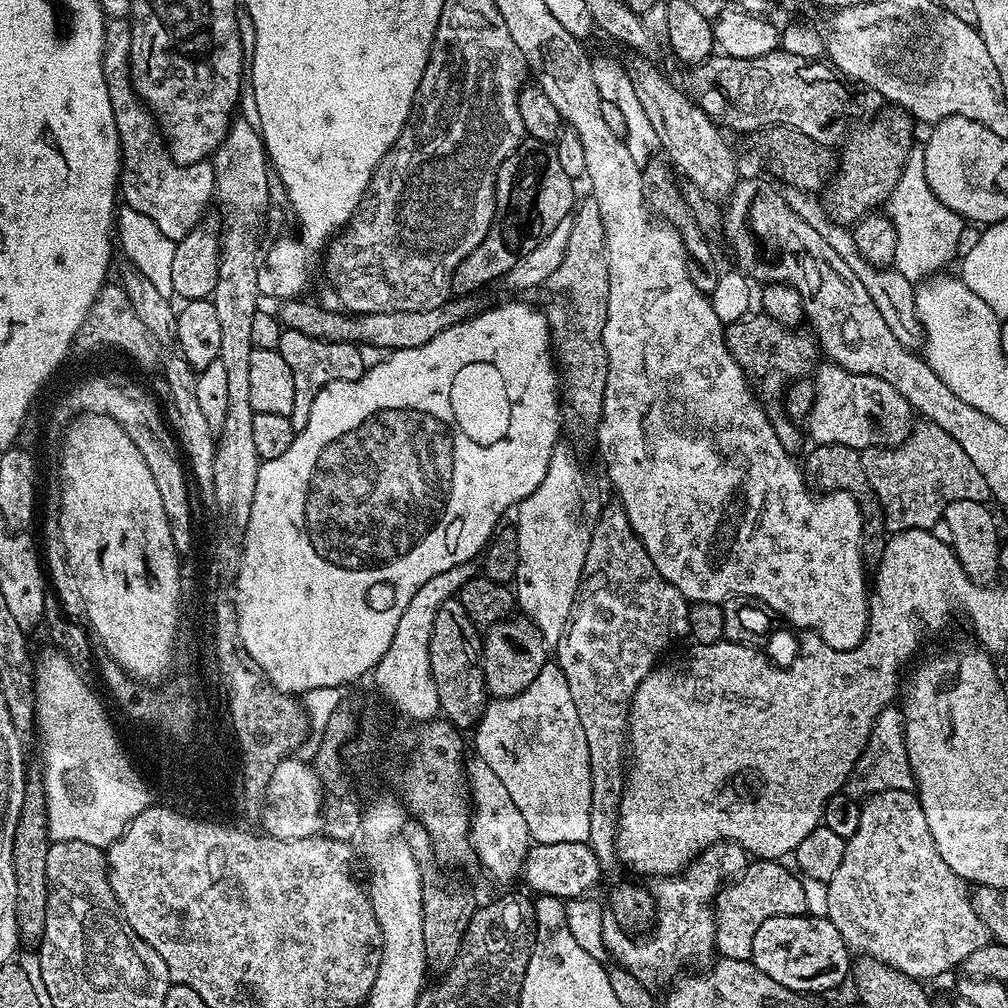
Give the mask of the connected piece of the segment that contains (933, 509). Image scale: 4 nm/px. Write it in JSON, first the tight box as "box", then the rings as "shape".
{"box":[860,422,992,533],"shape":[[[931,422],[917,423],[903,444],[865,448],[860,452],[860,457],[862,470],[866,470],[866,478],[876,496],[876,504],[884,511],[884,524],[889,533],[915,528],[935,529],[935,524],[941,523],[950,502],[969,500],[983,504],[992,495],[990,486],[986,486],[986,478],[982,478],[974,462],[970,462],[970,454],[966,454],[966,450],[962,450],[962,446],[958,446],[958,442],[946,430],[942,430],[942,426]]]}

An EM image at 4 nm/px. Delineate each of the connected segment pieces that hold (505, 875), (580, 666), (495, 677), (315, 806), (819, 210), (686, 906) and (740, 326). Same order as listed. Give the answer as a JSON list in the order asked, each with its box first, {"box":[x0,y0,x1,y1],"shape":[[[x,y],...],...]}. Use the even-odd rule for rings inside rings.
[{"box":[465,757,530,882],"shape":[[[471,757],[465,763],[466,783],[469,787],[470,814],[469,836],[475,859],[500,882],[510,882],[521,875],[525,854],[530,844],[526,822],[511,801],[506,786],[498,779],[498,774],[490,769],[480,757]]]},{"box":[554,502,689,866],"shape":[[[611,502],[600,512],[600,517],[595,517],[592,524],[592,537],[590,538],[590,550],[586,550],[586,562],[580,579],[580,590],[576,593],[576,607],[572,609],[572,617],[568,620],[568,626],[564,629],[559,644],[554,648],[555,663],[560,665],[562,674],[566,674],[566,686],[570,686],[570,698],[574,698],[574,707],[578,709],[578,719],[582,721],[582,730],[586,730],[586,746],[590,750],[590,786],[592,787],[592,801],[590,802],[590,830],[588,831],[587,843],[594,850],[594,854],[600,860],[601,865],[608,866],[611,860],[617,859],[616,855],[616,817],[620,815],[620,795],[624,793],[626,779],[626,745],[628,742],[628,713],[632,711],[632,699],[638,690],[638,686],[657,667],[660,655],[671,646],[675,640],[685,639],[688,636],[688,610],[689,601],[678,589],[666,582],[658,574],[650,554],[642,546],[638,534],[630,526],[624,509],[619,503]]]},{"box":[482,618,550,698],"shape":[[[509,618],[499,620],[495,626],[487,629],[482,636],[482,663],[484,681],[488,687],[488,695],[492,698],[503,698],[522,694],[534,678],[542,670],[549,659],[550,652],[536,625],[527,618]],[[548,651],[548,652],[547,652]]]},{"box":[260,758,325,840],"shape":[[[287,758],[278,763],[270,777],[262,797],[264,809],[260,820],[264,823],[263,831],[276,840],[306,838],[321,831],[321,817],[325,809],[325,789],[311,763],[299,758]]]},{"box":[782,187,923,349],"shape":[[[789,187],[783,189],[782,195],[790,208],[804,222],[813,226],[814,230],[817,230],[818,234],[826,239],[826,242],[841,255],[842,260],[850,266],[850,270],[853,270],[854,274],[861,279],[862,286],[869,293],[869,297],[874,300],[874,306],[877,307],[878,314],[881,314],[882,318],[885,319],[886,326],[893,331],[894,338],[898,339],[898,342],[907,348],[917,349],[923,343],[923,332],[920,320],[916,316],[916,288],[913,281],[908,280],[905,275],[894,268],[885,269],[870,266],[862,258],[851,231],[845,225],[829,219],[827,213],[825,213],[823,203],[815,195]]]},{"box":[604,840,750,978],"shape":[[[719,840],[718,842],[714,842],[709,848],[704,848],[699,856],[695,857],[691,861],[692,864],[683,869],[679,874],[668,874],[665,875],[663,878],[657,879],[660,880],[657,882],[656,885],[652,886],[650,888],[650,891],[652,893],[652,898],[653,900],[656,901],[656,918],[654,921],[654,929],[656,928],[656,937],[653,938],[652,941],[649,942],[649,944],[628,944],[629,937],[625,935],[623,931],[620,930],[615,930],[616,932],[612,932],[612,930],[605,931],[604,933],[604,942],[605,946],[608,949],[611,959],[613,961],[619,962],[623,967],[627,968],[629,971],[632,973],[637,973],[641,977],[648,978],[648,976],[656,976],[659,974],[659,972],[672,972],[675,970],[675,968],[684,968],[680,970],[688,970],[688,967],[691,966],[691,964],[704,964],[700,966],[708,966],[713,963],[714,957],[717,955],[717,950],[716,950],[716,910],[714,907],[714,901],[716,898],[716,893],[721,891],[727,885],[729,882],[733,881],[736,879],[736,877],[741,876],[744,871],[747,870],[748,866],[750,863],[750,857],[748,855],[748,852],[745,848],[742,846],[738,846],[737,844],[734,843],[733,840]]]},{"box":[724,314,818,453],"shape":[[[748,314],[743,319],[727,325],[724,329],[724,341],[738,366],[744,372],[744,377],[751,384],[753,392],[759,400],[766,418],[770,418],[770,426],[774,426],[774,434],[778,434],[778,442],[788,452],[799,453],[798,450],[806,444],[806,436],[799,427],[793,425],[792,420],[786,414],[784,409],[784,391],[788,389],[789,384],[794,380],[803,380],[813,375],[817,367],[816,352],[818,356],[818,341],[811,331],[801,330],[800,328],[787,328],[782,326],[782,322],[774,322],[774,318],[763,314]]]}]

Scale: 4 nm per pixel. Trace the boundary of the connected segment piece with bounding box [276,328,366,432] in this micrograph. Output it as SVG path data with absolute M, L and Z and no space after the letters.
M284 328L276 351L282 354L282 358L286 358L287 364L290 365L290 374L294 374L294 410L291 418L296 432L306 430L310 406L314 406L314 398L318 390L322 390L322 386L335 380L356 380L366 371L364 356L360 353L363 351L357 345L319 340L293 328Z

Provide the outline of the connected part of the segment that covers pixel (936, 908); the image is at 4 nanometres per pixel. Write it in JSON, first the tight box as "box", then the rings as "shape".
{"box":[826,790,990,982],"shape":[[[886,790],[867,797],[861,803],[860,809],[862,818],[858,822],[858,834],[854,834],[846,841],[842,854],[842,866],[838,866],[834,878],[830,878],[826,882],[829,890],[827,920],[834,926],[834,930],[838,930],[838,934],[842,934],[842,938],[848,943],[849,949],[853,953],[874,958],[921,982],[929,982],[928,980],[934,979],[935,976],[950,971],[955,964],[956,967],[963,965],[964,960],[970,958],[970,954],[974,954],[974,950],[978,950],[990,942],[990,937],[982,918],[978,918],[978,914],[974,914],[969,887],[965,881],[954,874],[954,870],[950,870],[950,866],[946,866],[946,862],[942,862],[942,854],[938,854],[938,846],[934,846],[934,837],[930,835],[930,825],[926,823],[926,814],[922,814],[919,796],[915,791]]]}

